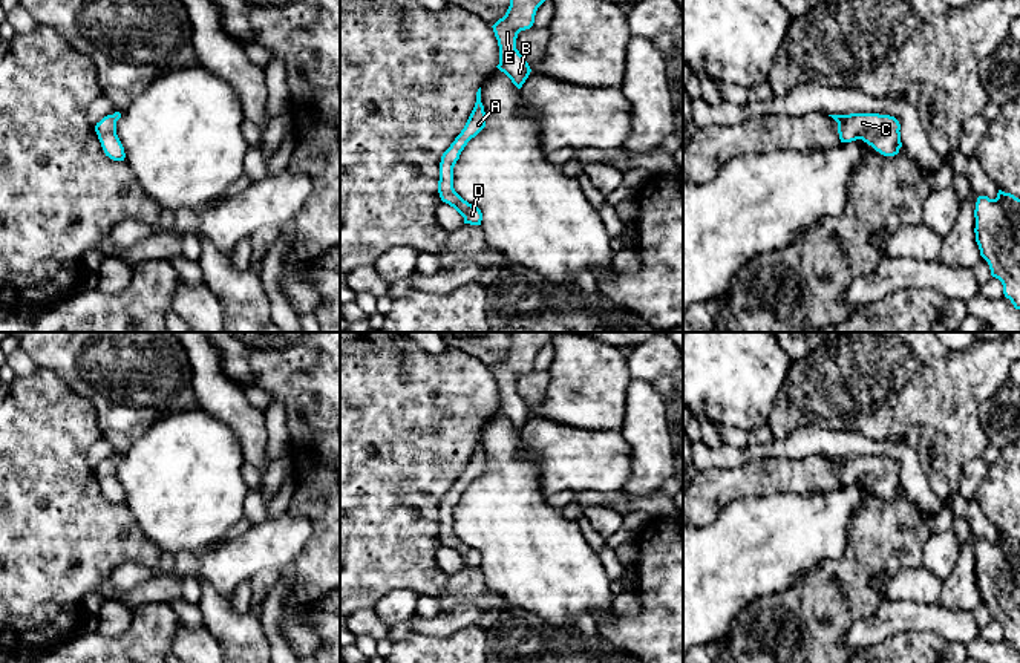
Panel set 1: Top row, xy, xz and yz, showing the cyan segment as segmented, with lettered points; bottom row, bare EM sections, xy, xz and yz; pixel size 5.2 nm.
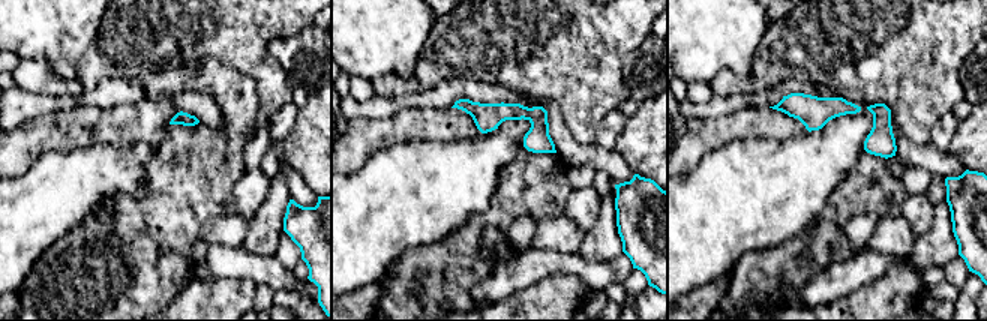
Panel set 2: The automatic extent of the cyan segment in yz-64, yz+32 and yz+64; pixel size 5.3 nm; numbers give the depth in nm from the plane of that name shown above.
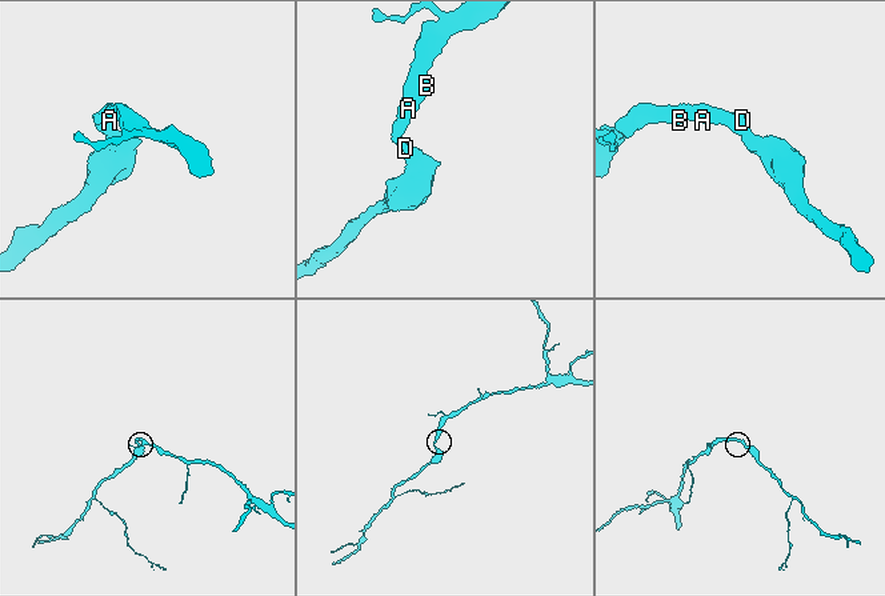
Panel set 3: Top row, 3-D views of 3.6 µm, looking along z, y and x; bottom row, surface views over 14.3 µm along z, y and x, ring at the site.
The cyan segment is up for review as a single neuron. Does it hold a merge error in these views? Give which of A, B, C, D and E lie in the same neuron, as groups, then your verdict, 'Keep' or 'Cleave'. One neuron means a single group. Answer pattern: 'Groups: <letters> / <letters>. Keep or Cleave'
Groups: A B C D E. Keep

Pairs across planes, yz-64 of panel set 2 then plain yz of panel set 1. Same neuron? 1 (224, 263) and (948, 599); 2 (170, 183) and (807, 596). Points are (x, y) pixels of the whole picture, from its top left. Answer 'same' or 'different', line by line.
1: different
2: same

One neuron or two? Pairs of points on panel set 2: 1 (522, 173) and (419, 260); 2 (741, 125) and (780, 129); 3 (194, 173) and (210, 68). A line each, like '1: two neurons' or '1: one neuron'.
1: one neuron
2: one neuron
3: one neuron

